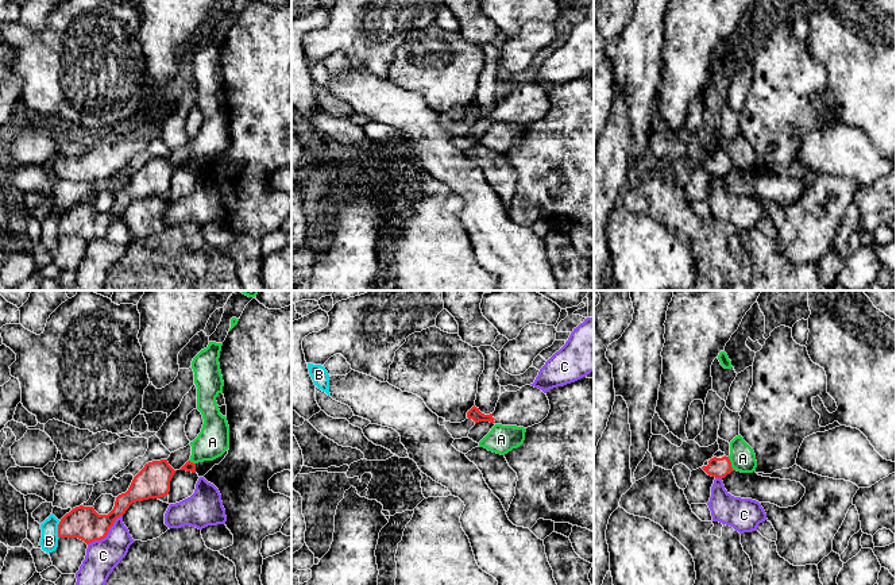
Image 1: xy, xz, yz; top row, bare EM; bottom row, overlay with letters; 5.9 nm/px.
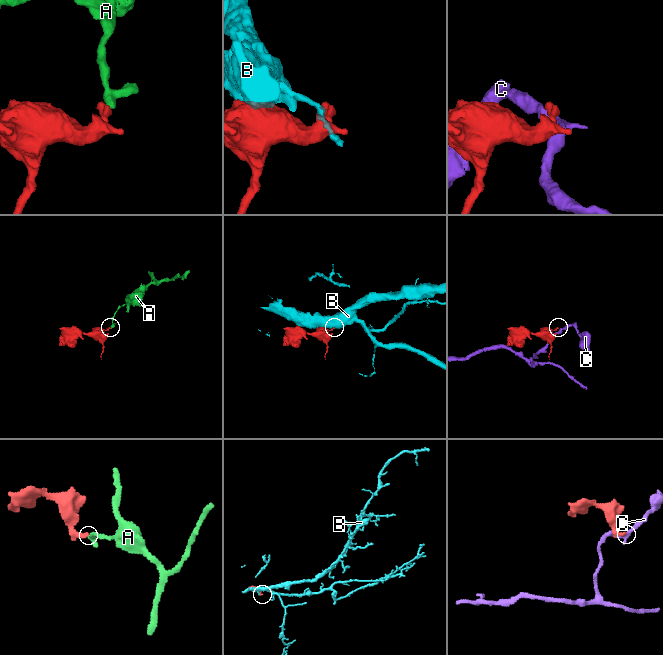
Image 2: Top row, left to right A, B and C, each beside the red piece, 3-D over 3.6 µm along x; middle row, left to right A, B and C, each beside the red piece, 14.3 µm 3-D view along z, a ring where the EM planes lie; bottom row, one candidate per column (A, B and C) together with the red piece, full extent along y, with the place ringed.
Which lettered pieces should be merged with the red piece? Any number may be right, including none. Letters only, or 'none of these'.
none of these

